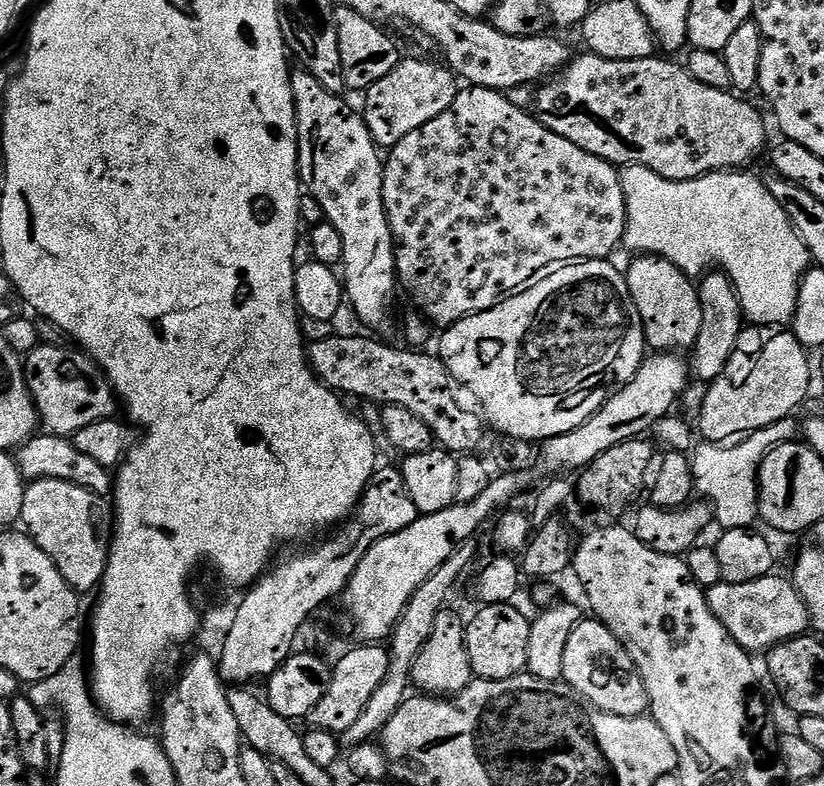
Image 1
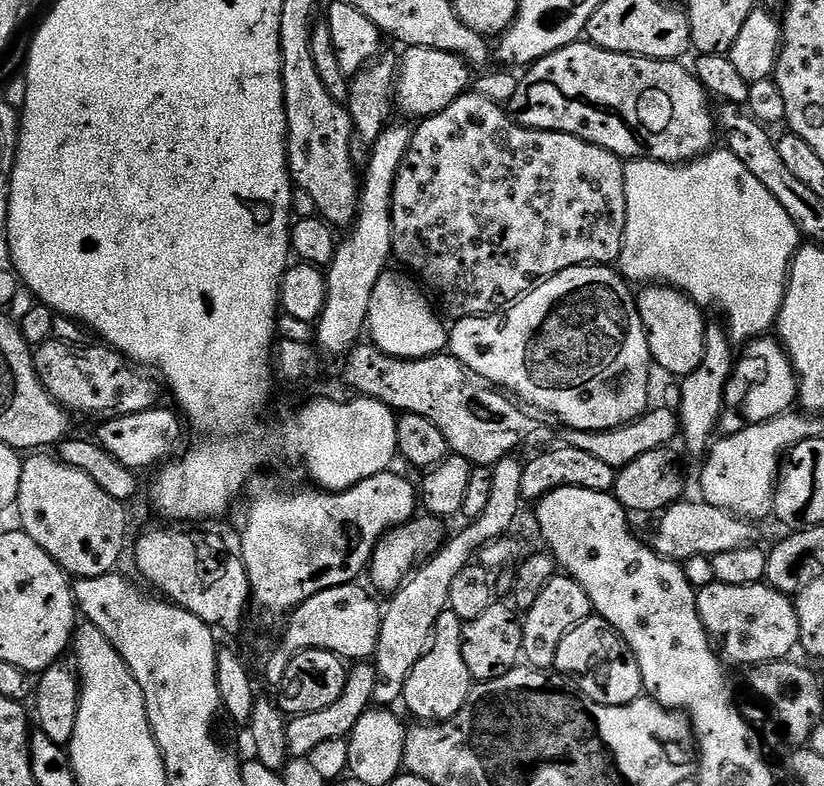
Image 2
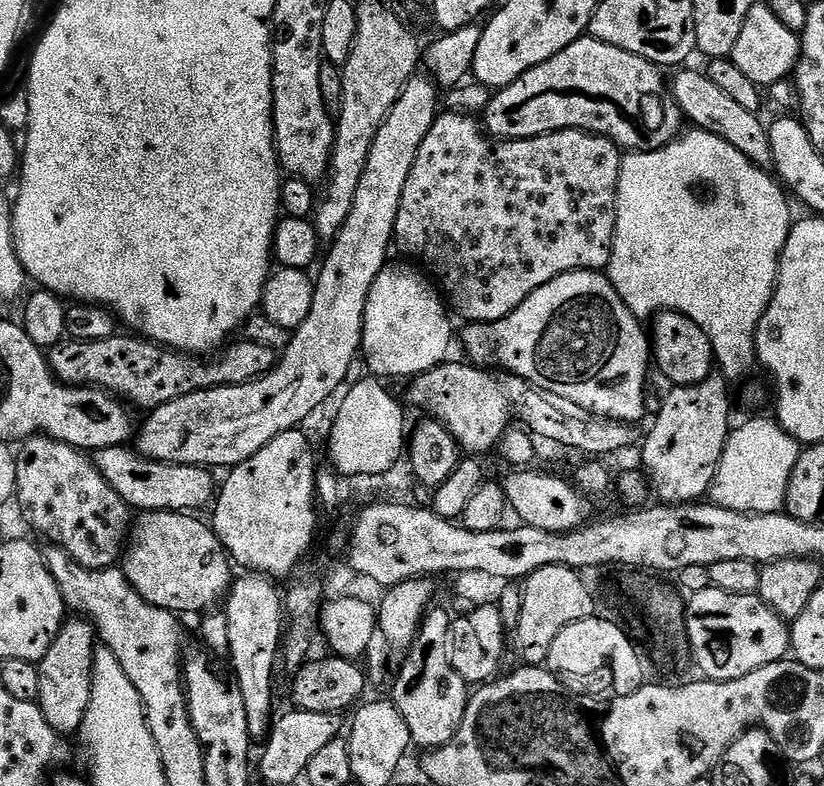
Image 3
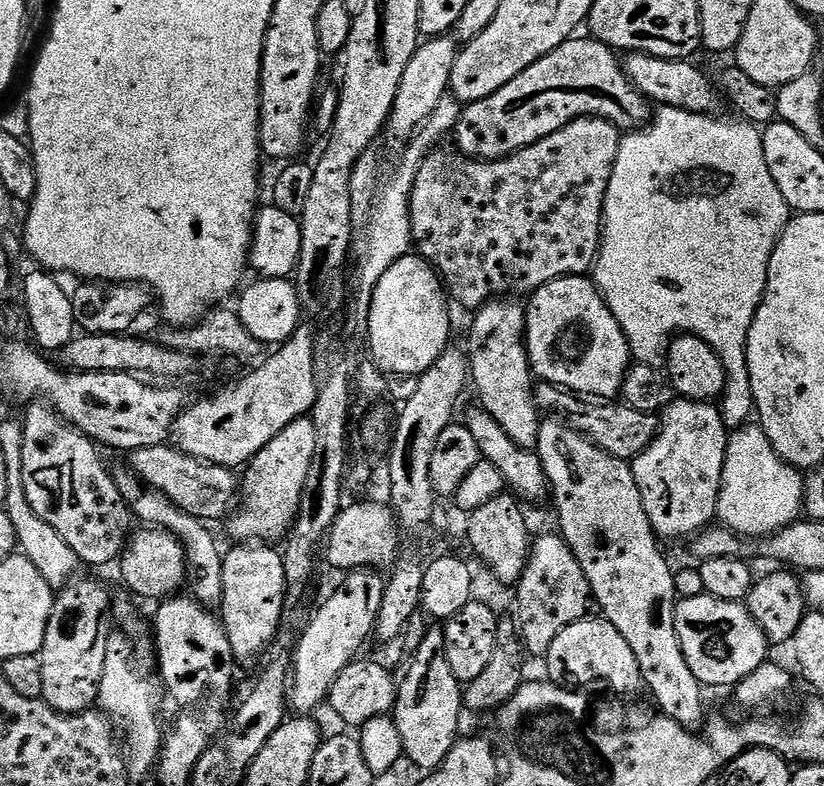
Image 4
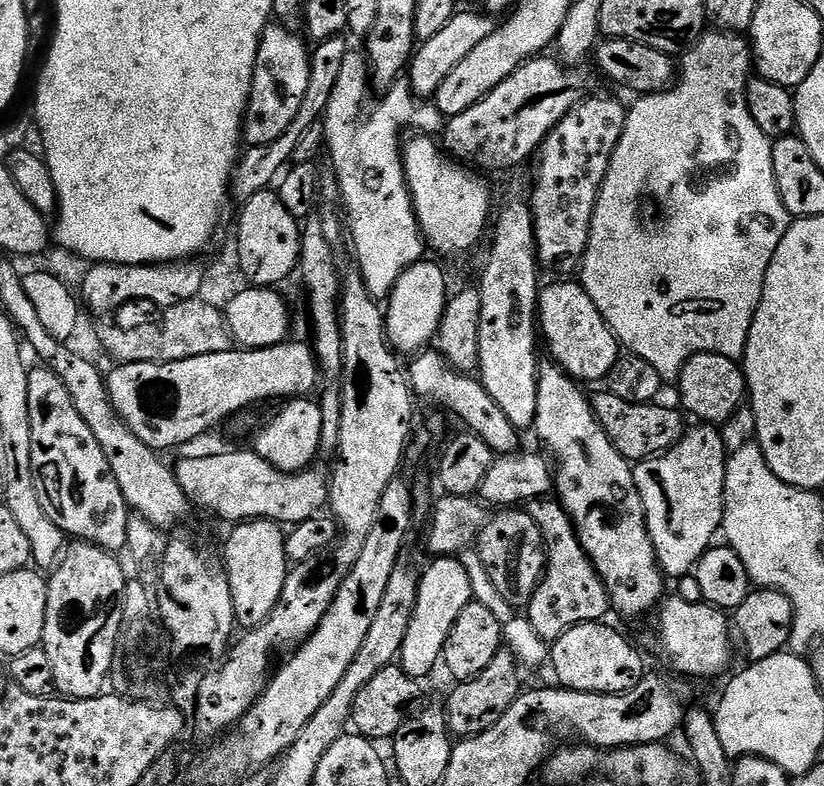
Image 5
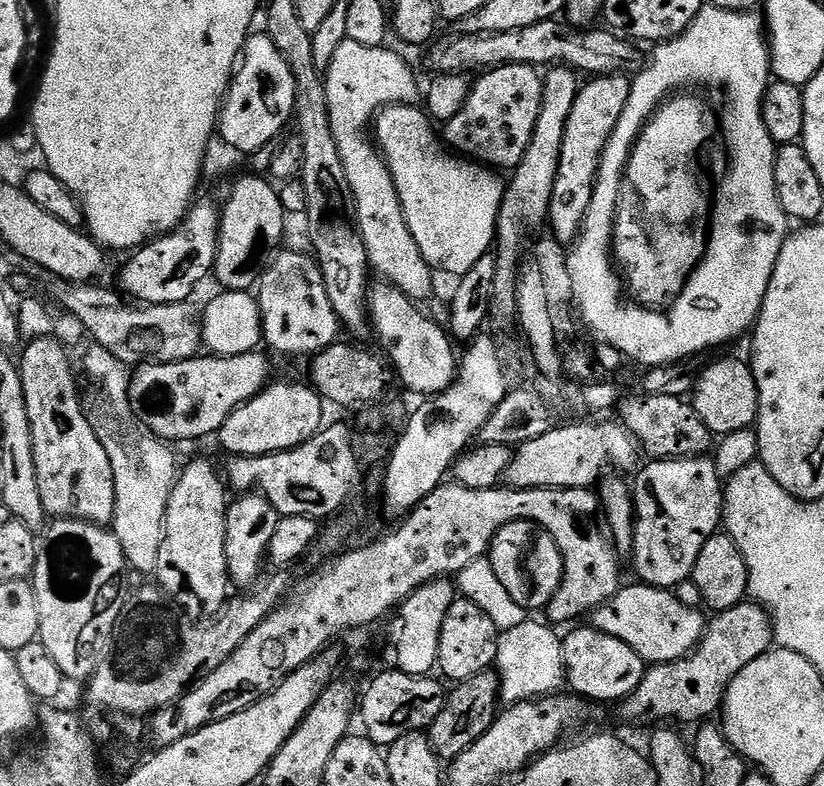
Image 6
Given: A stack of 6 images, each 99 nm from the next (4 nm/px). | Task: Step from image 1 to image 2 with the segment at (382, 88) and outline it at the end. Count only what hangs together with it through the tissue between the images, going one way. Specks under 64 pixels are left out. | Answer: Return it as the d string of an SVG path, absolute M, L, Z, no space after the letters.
M408 48L404 57L398 60L396 77L395 107L404 116L413 116L419 122L425 116L433 116L446 106L450 106L459 96L470 88L470 66L461 56L450 54L446 50L430 50L429 48Z

